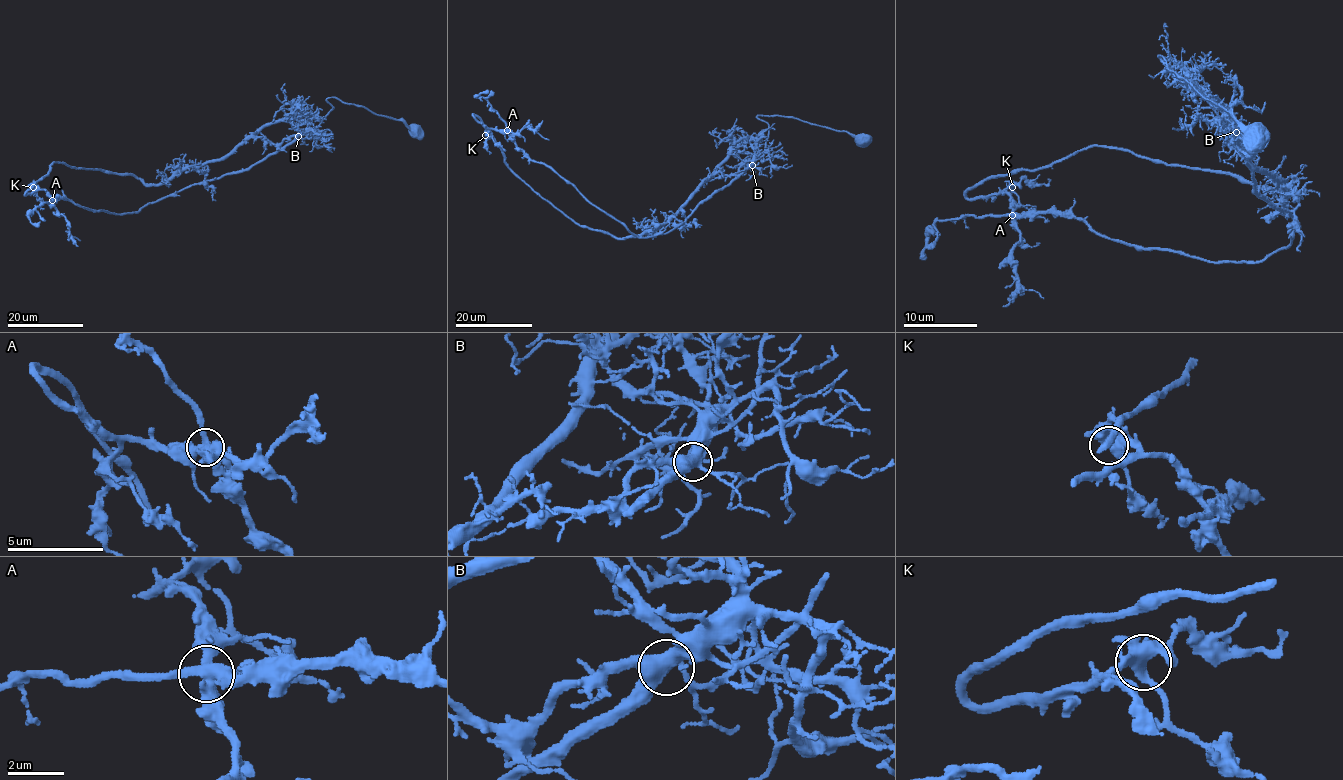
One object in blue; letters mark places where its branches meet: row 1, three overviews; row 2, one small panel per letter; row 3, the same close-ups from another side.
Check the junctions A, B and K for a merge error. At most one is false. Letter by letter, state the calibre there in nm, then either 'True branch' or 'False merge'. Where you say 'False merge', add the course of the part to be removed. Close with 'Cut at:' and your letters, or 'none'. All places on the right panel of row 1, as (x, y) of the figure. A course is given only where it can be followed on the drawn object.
A: Thickness 460 nm. False merge. Course of the part to remove: (1012, 215), (1005, 192), (966, 196), (1105, 146), (1269, 186), (1288, 213), (1285, 188), (1169, 55), (1165, 23)
B: Thickness 480 nm. True branch
K: Thickness 360 nm. True branch
Cut at: A

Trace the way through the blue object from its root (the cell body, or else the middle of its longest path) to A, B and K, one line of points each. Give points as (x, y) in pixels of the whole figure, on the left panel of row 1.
A: (414, 129), (329, 97), (333, 108), (316, 129), (248, 168), (139, 211), (115, 214), (52, 200)
B: (414, 129), (403, 121), (329, 97), (326, 100), (333, 108), (319, 126), (298, 136)
K: (414, 129), (329, 97), (333, 108), (316, 129), (248, 168), (198, 183), (139, 211), (92, 211), (33, 187)

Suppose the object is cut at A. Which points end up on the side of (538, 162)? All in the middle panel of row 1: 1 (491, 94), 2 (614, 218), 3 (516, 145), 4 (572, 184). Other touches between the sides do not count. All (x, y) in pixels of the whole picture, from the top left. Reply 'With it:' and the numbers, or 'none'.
With it: 1, 2, 3, 4

